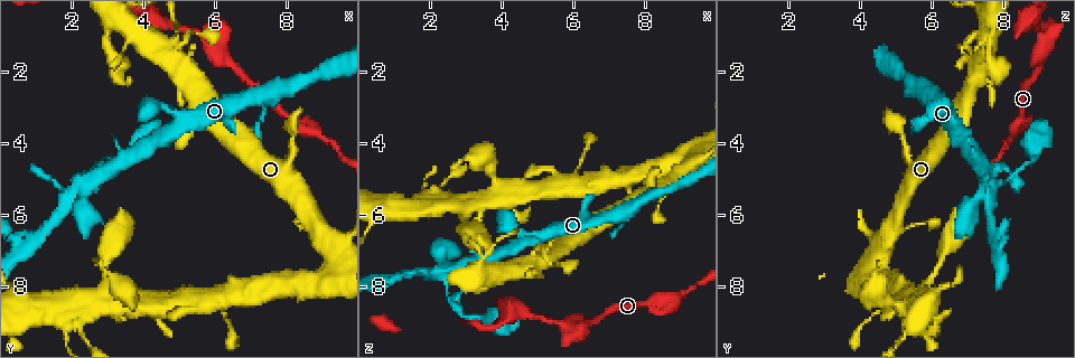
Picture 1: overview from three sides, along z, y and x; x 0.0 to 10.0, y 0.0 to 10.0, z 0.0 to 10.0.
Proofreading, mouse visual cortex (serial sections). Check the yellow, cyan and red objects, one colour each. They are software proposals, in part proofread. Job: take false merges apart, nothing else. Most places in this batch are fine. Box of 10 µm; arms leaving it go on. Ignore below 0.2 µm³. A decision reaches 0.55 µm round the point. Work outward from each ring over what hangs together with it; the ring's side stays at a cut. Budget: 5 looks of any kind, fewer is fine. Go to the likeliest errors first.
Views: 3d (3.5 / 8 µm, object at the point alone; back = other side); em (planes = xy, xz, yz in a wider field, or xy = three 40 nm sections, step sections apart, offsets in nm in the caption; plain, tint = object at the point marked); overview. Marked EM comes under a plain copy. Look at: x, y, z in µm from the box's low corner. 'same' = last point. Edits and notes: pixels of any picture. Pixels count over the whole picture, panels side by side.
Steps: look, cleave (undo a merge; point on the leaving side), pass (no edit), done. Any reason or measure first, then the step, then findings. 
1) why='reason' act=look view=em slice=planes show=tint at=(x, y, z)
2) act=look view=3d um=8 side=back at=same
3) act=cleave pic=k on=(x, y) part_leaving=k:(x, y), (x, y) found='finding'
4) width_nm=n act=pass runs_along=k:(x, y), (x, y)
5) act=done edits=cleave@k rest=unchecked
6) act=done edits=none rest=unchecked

act=look view=3d um=3.5 at=(0.85, 6.85, 7.80)

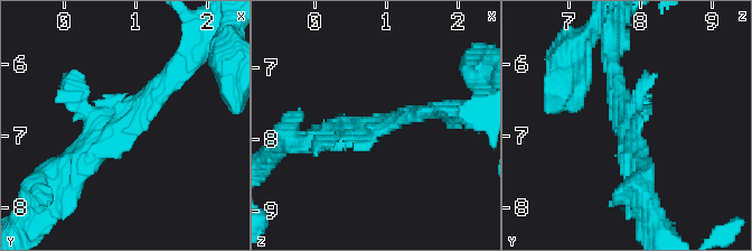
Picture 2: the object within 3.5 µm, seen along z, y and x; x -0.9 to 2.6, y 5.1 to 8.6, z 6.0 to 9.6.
why='now the EM' act=look view=em slice=xy step=3 show=tint at=(0.80, 6.80, 7.80)

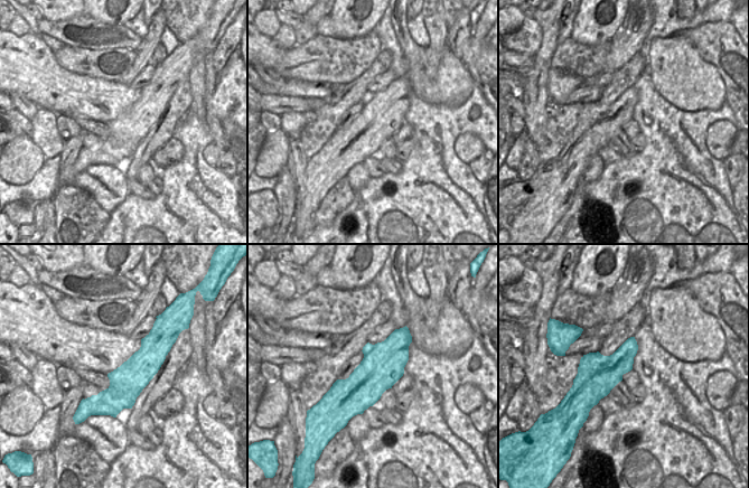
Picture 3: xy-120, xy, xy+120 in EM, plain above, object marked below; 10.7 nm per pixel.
act=pass runs_along=2:(172, 73), (69, 179) found='one cell here'

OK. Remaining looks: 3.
act=look view=3d um=3.5 at=(8.25, 3.50, 8.35)

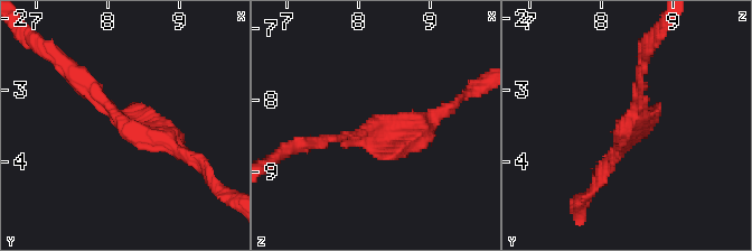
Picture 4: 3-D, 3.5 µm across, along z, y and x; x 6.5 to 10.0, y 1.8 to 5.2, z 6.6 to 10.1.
act=pass runs_along=4:(72, 72), (130, 130), (189, 158) found='one cell here'

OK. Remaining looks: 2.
act=done edits=none rest=unchecked

